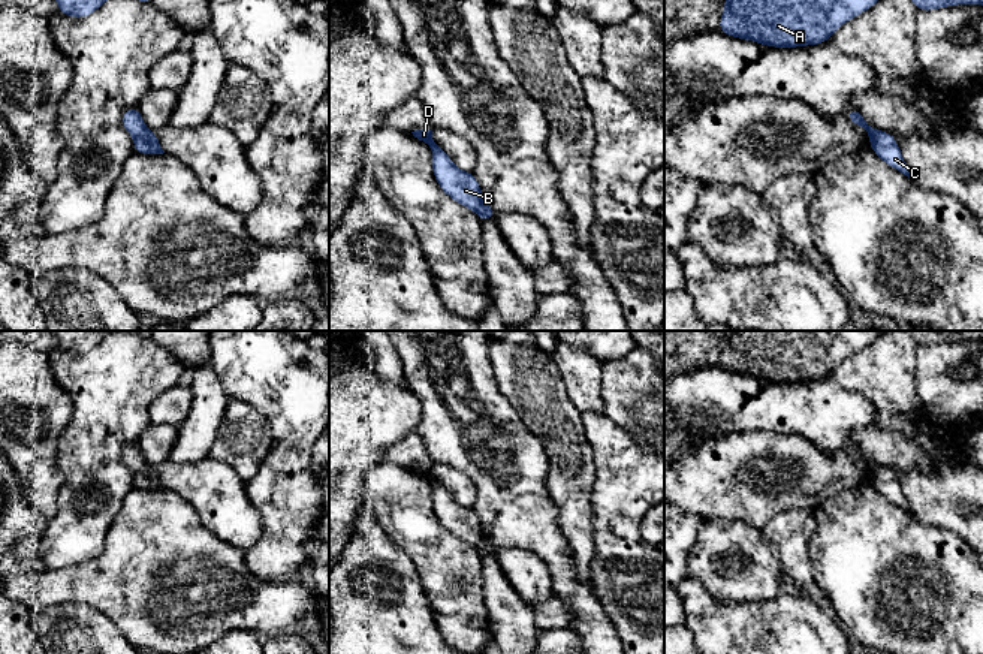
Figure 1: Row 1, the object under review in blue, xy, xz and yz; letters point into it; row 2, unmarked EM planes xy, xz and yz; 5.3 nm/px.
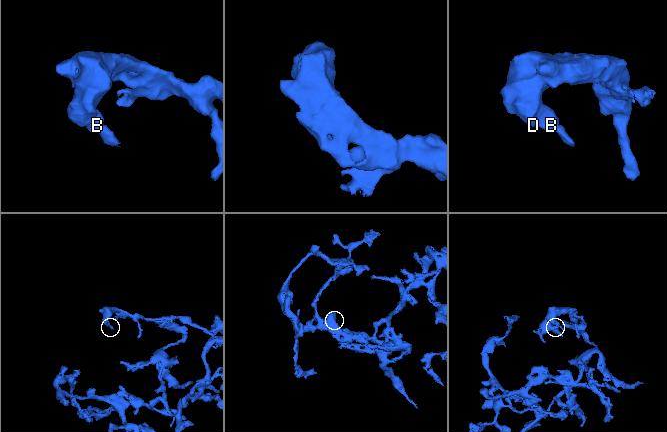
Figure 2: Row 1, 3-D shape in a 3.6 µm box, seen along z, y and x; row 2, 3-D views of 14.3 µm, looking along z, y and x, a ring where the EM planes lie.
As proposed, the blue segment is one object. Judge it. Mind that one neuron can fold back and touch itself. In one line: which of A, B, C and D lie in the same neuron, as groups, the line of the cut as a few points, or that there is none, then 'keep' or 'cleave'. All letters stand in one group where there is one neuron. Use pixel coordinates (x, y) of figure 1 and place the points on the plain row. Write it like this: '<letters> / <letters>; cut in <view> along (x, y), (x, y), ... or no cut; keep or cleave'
A B D / C; cut in xy along (148, 466), (135, 476); cleave

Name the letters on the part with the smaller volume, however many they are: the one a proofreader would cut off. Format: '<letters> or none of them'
C

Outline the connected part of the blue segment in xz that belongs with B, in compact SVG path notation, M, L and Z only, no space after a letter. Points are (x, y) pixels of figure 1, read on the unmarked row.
M414 465L414 473L425 477L432 486L432 509L440 524L462 542L477 546L486 537L480 519L471 507L458 504L452 494L432 474L432 465Z

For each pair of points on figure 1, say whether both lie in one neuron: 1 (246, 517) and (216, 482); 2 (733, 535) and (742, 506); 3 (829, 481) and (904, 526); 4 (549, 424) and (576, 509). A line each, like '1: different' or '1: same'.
1: same
2: different
3: different
4: same

